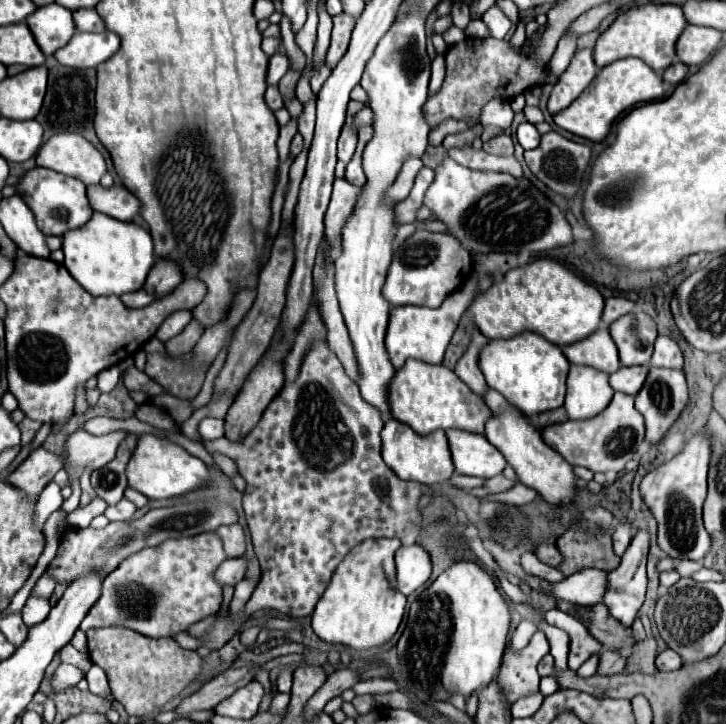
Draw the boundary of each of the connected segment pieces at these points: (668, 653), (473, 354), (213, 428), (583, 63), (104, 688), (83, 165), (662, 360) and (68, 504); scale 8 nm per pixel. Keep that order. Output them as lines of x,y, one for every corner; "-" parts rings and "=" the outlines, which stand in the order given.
667,648
667,650
663,650
663,652
657,656
655,666
657,666
657,670
661,670
661,672
677,670
677,668
681,668
681,658
679,658
677,652
673,652
673,650
=
475,330
471,346
467,348
467,352
461,356
461,360
459,360
457,366
455,366
455,374
457,374
475,394
479,394
479,396
485,396
485,392
487,392
487,382
485,382
485,378
483,378
483,374
481,374
481,370
479,370
479,366
477,366
479,350
481,350
485,344
487,344
487,338
485,338
479,330
=
203,418
199,424
199,434
203,440
215,440
223,436
223,420
217,418
=
591,48
577,50
571,64
559,76
559,82
553,86
549,102
547,102
547,110
555,114
567,108
589,86
589,82
597,76
597,72
599,68
593,60
593,50
=
97,664
91,666
91,670
87,672
85,680
89,682
89,692
93,692
93,694
97,694
97,696
101,696
101,698
105,698
105,700
111,700
111,702
115,700
113,694
111,694
111,690
109,690
107,676
105,676
105,672
103,672
=
55,134
37,152
37,166
73,176
83,184
99,184
107,172
101,152
81,134
=
659,336
655,340
655,350
653,350
653,356
651,356
649,364
657,366
657,368
681,370
683,368
683,354
681,354
679,346
671,338
=
71,480
71,488
73,488
73,494
61,504
61,512
63,512
63,514
71,514
71,512
79,506
79,496
81,496
79,482
77,482
77,480

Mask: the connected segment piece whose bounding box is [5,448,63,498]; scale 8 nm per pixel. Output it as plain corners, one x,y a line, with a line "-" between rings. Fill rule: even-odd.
45,448
33,450
25,462
21,462
11,474
5,476
7,484
21,488
31,498
39,498
43,488
53,480
53,476
61,470
61,456
47,452

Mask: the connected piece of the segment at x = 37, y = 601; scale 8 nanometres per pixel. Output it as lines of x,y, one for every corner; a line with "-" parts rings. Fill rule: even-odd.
29,596
23,610
21,610
21,616
23,616
23,622
27,626
33,626
33,624
39,624
47,618
51,610
51,604
47,598
39,598
39,596

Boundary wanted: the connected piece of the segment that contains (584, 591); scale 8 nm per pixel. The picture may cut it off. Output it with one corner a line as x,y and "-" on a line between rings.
586,568
559,584
552,584
551,594
581,606
589,606
601,602
605,592
605,582
607,582
607,572

